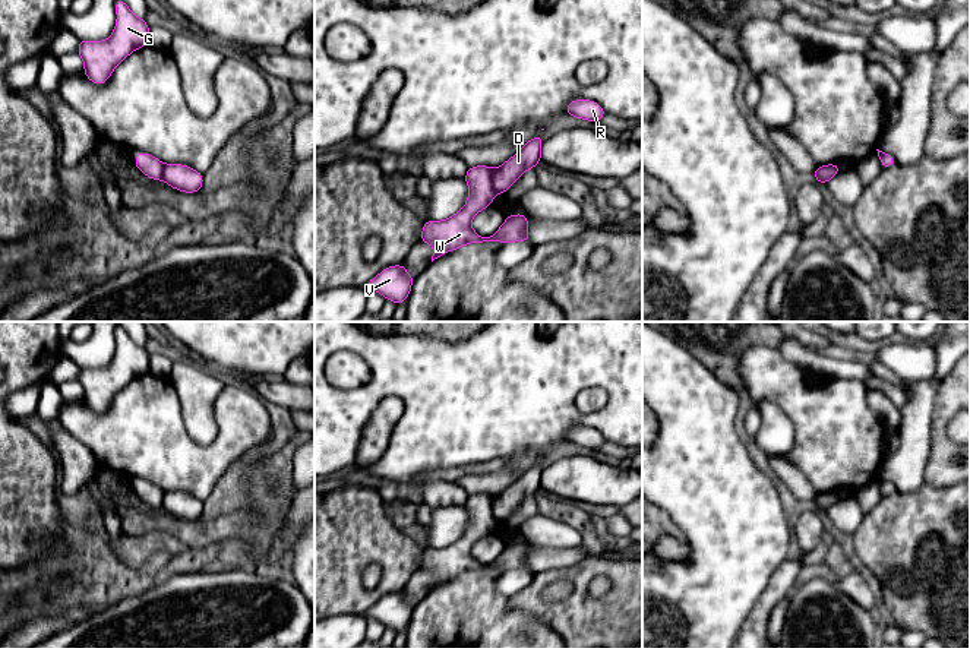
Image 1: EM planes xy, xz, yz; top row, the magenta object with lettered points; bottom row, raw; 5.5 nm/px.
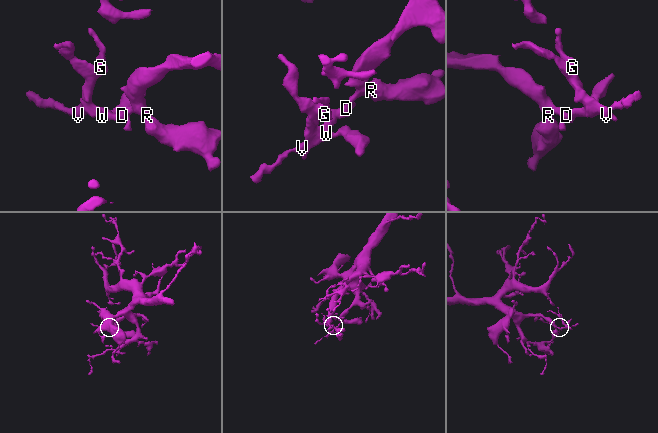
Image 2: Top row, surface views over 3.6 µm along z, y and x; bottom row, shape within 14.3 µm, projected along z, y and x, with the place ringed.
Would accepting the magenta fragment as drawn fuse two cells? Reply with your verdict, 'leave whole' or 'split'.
split

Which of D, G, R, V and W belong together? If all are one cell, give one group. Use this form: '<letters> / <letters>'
D R / G V W

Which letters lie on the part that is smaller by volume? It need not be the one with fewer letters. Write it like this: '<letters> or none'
G, V, W

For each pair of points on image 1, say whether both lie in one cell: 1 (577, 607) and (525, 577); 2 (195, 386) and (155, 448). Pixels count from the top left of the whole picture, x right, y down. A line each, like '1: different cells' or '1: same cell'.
1: different cells
2: different cells

